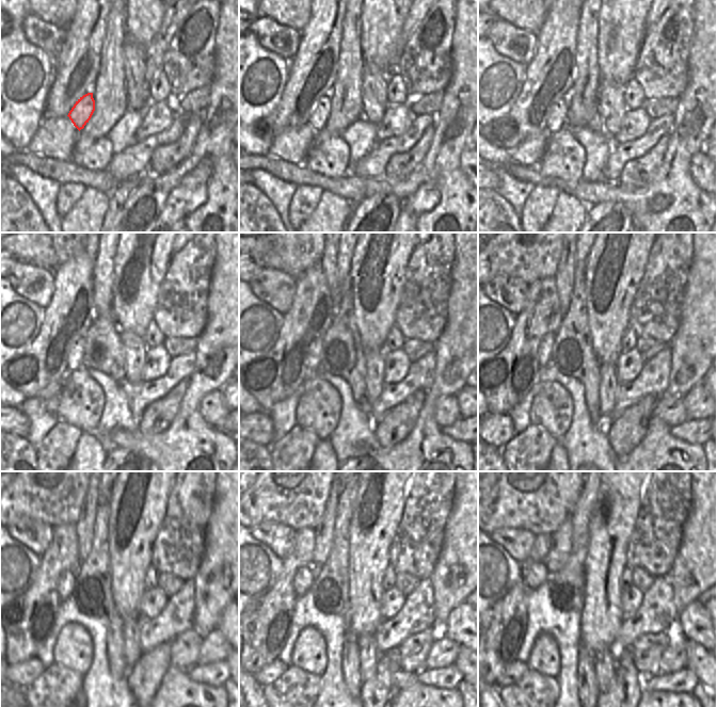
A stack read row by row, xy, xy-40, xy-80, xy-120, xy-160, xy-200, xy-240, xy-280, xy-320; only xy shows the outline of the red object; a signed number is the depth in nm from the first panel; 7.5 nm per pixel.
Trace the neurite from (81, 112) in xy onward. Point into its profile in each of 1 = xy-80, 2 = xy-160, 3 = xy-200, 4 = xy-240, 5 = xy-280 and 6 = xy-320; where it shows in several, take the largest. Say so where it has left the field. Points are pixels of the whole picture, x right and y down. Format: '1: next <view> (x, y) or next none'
1: next xy-80 (557, 119)
2: next xy-160 (313, 356)
3: next xy-200 (546, 342)
4: next xy-240 (67, 579)
5: next xy-280 (303, 580)
6: next xy-320 (534, 574)

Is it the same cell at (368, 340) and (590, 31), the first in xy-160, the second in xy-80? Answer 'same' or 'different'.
different

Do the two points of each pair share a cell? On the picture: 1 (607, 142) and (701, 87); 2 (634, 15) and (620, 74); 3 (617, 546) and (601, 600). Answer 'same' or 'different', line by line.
1: different
2: same
3: same

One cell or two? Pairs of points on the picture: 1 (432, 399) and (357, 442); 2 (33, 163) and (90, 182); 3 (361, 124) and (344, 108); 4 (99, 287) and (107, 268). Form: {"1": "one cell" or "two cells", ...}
{"1": "two cells", "2": "one cell", "3": "two cells", "4": "one cell"}

